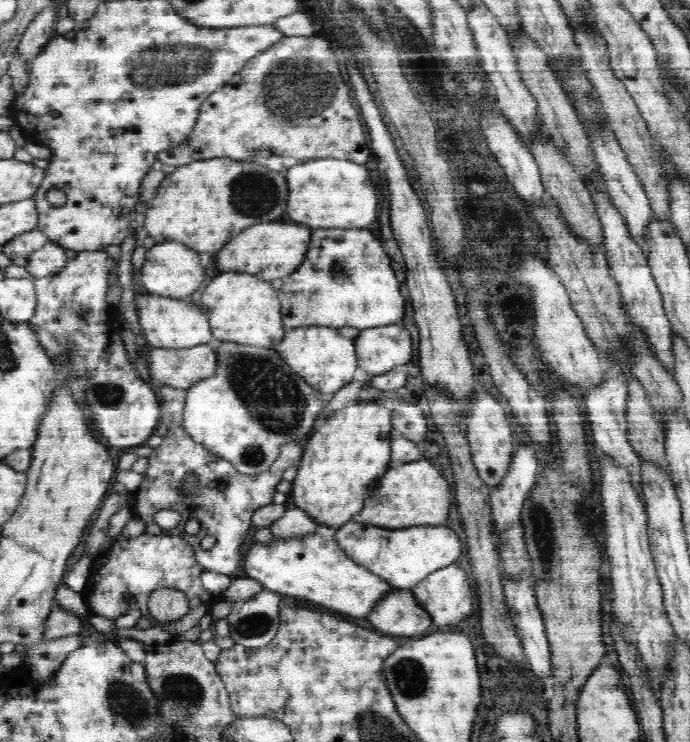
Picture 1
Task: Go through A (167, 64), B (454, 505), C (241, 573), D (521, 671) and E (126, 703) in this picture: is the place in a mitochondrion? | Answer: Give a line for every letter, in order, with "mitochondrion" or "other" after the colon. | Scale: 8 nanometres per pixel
A: mitochondrion
B: other
C: other
D: other
E: mitochondrion

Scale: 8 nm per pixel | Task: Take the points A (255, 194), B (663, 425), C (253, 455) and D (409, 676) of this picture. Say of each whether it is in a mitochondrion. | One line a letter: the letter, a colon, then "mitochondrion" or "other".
A: mitochondrion
B: other
C: mitochondrion
D: mitochondrion

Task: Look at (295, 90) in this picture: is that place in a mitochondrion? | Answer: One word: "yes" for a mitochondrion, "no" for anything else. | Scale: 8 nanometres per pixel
yes

